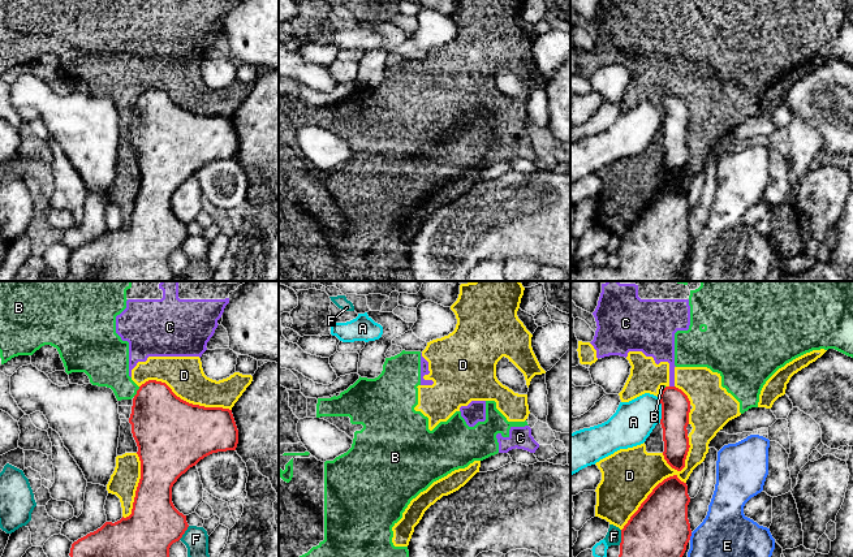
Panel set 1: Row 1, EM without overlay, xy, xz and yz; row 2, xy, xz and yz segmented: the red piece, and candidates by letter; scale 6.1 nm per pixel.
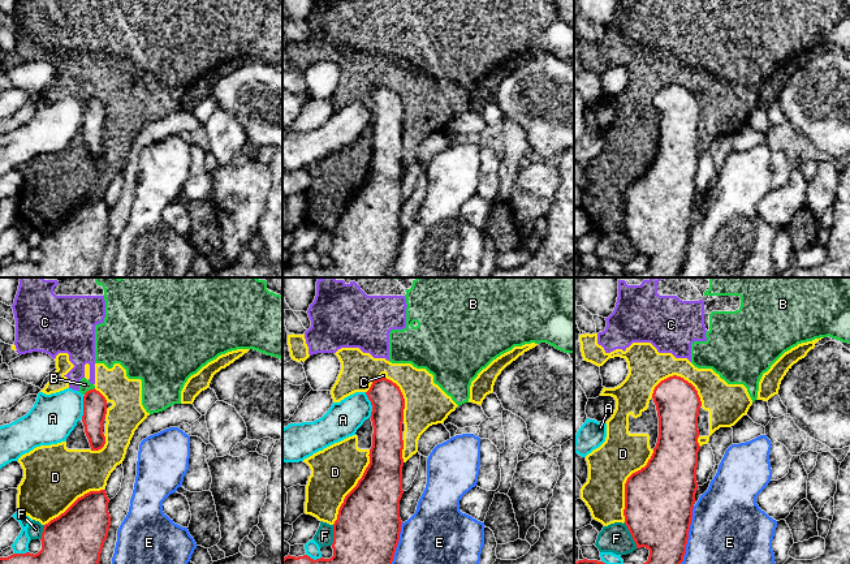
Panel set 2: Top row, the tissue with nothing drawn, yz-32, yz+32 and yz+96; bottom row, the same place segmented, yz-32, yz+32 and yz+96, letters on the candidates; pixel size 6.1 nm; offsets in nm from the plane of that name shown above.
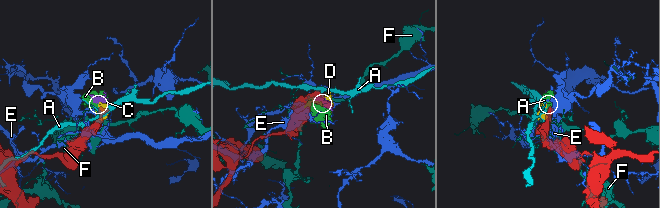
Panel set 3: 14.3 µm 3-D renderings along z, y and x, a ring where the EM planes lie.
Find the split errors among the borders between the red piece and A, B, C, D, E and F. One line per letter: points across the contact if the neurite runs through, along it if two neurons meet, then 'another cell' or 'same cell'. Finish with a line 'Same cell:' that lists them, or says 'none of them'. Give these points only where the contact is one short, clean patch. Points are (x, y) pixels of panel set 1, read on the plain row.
A: another cell
B: along xy (139, 95), (133, 104) | another cell
C: along yz (670, 94), (673, 95) | another cell
D: another cell
E: another cell
F: another cell
Same cell: none of them

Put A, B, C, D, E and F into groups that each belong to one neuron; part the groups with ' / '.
A / B C D / E / F

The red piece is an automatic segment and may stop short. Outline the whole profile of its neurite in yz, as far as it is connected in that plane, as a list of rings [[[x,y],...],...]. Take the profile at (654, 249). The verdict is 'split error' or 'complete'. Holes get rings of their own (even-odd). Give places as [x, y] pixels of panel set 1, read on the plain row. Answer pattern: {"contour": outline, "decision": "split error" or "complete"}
{"contour": [[[677,183],[664,187],[621,238],[619,267],[616,269],[596,265],[586,269],[573,267],[570,281],[677,281],[692,245],[688,228],[689,211],[686,191],[681,190]]], "decision": "complete"}

